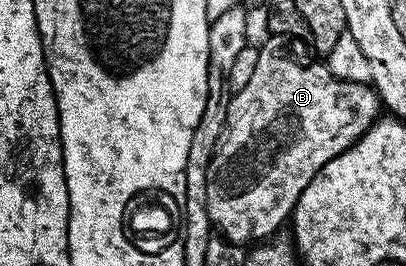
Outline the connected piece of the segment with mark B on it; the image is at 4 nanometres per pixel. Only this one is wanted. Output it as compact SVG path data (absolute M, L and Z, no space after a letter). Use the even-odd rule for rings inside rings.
M267 36L267 41L261 43L258 50L259 58L256 67L253 68L252 79L245 84L244 89L235 92L230 98L228 107L228 119L224 123L224 131L216 143L216 151L212 155L212 163L208 163L208 179L206 180L206 210L210 216L210 224L225 240L231 243L258 243L263 239L270 239L282 224L287 224L288 218L294 212L294 205L300 199L304 187L312 183L312 179L336 155L343 153L348 147L355 145L378 120L380 116L380 98L377 89L370 83L356 83L355 81L339 81L336 75L324 63L318 65L302 66L300 62L286 57L287 38Z

